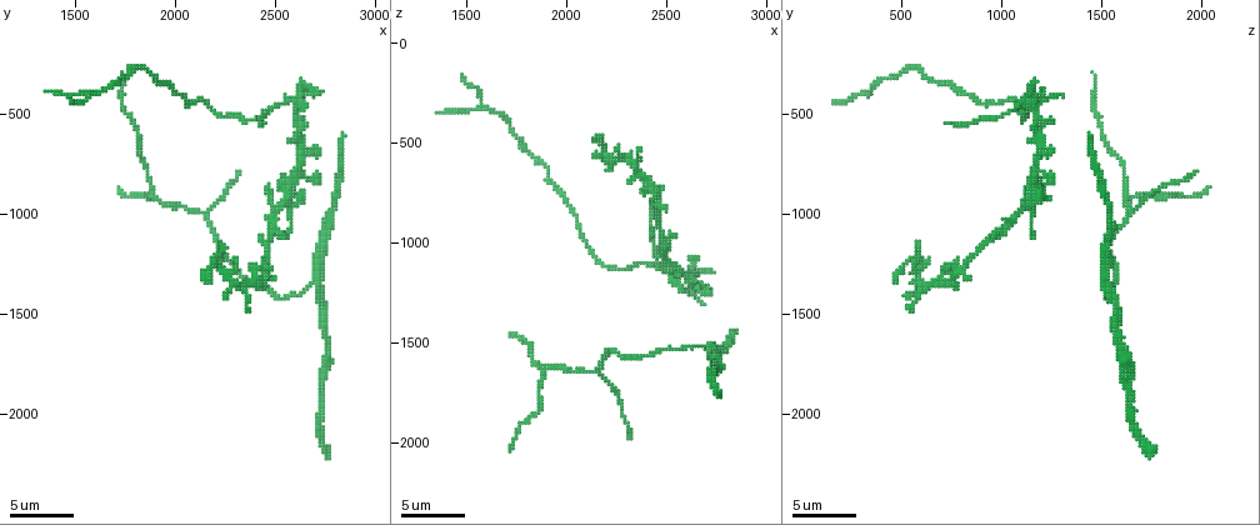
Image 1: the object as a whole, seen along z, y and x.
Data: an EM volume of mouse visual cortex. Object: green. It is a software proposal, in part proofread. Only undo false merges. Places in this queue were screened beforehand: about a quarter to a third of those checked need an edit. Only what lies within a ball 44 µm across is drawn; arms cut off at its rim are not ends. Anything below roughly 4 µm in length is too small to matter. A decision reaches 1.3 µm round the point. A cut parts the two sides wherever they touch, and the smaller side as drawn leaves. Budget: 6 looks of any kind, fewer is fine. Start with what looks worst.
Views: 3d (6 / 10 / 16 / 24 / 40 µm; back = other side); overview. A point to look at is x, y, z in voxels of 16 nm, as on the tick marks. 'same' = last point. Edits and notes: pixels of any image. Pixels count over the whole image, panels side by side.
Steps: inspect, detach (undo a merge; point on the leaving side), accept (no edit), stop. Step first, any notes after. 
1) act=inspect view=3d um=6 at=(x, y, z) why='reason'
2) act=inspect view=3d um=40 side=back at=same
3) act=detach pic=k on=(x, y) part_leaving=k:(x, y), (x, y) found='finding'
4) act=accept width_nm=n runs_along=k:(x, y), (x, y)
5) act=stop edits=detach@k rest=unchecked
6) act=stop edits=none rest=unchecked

act=inspect view=3d um=6 at=(2640, 680, 1190) why='four arms meet'

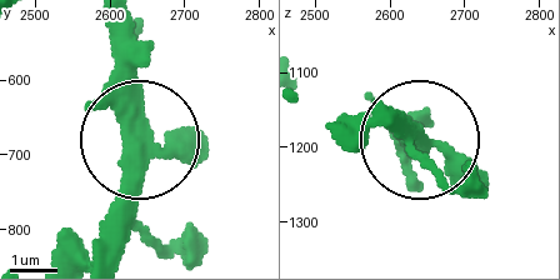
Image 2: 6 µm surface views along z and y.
act=accept arms=4 found='one neuron here'

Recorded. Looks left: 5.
act=inspect view=3d um=16 at=(2160, 1000, 1640) why='three-way junction'

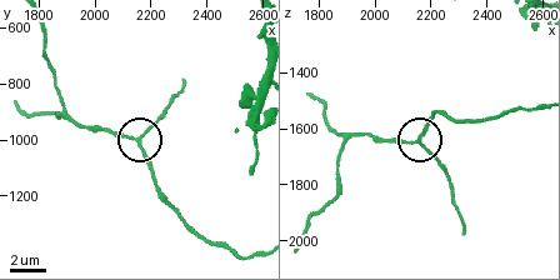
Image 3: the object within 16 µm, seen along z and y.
act=inspect view=3d um=6 at=(2150, 990, 1640)

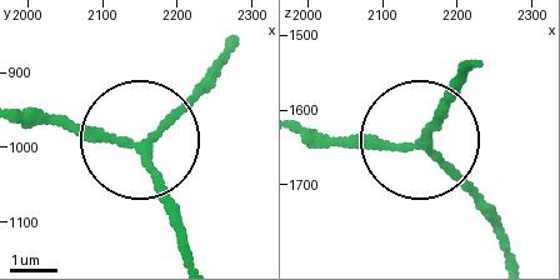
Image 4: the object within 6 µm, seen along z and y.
act=accept width_nm=160 runs_along=4:(188, 250), (148, 143), (208, 75) found='continuous, no second neuron'

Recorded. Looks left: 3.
act=inspect view=3d um=16 at=(1880, 910, 1650) why='three-way junction'

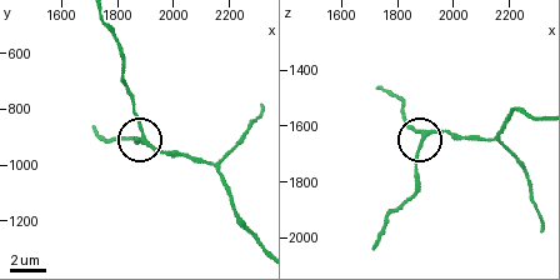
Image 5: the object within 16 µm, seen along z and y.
act=accept found='one neuron here'

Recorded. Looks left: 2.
act=stop edits=none rest=unchecked

